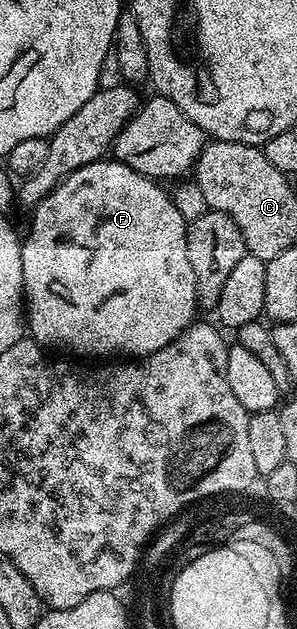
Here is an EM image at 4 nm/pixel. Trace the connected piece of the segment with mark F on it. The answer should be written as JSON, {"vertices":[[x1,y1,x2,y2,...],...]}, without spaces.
{"vertices":[[103,157,95,163,88,164,84,168,79,168,77,171,70,173,62,179,57,187,49,193,49,195,42,200,35,207,31,208,30,215,32,215,32,224,28,227,28,236,23,236,20,244,20,252,22,253,22,281,24,282,24,301,26,304,26,327,30,332,31,338,35,339,41,347,45,349,56,349,52,347,61,347,61,352,71,353,76,357,84,357,80,355,108,355,104,357,143,357,154,353,158,349,162,349,166,345,170,345,170,341,174,341,186,328,191,327,194,320,197,318,198,304,196,301,196,282,194,281,194,269,190,269,190,253,186,249,186,241,188,240,188,224,189,220,184,219,182,212,176,208,176,203,163,191,161,184,155,179,148,179,144,175,139,175,134,169,130,169,126,164,121,163,115,157]]}

